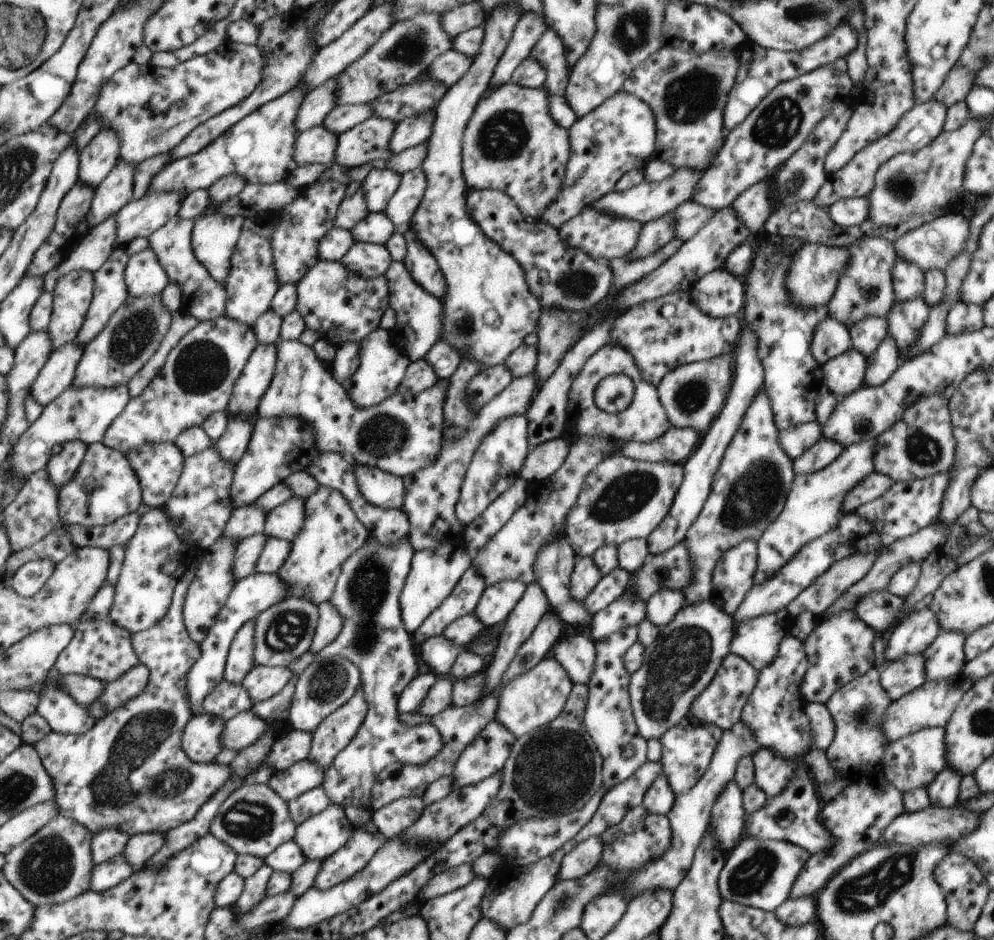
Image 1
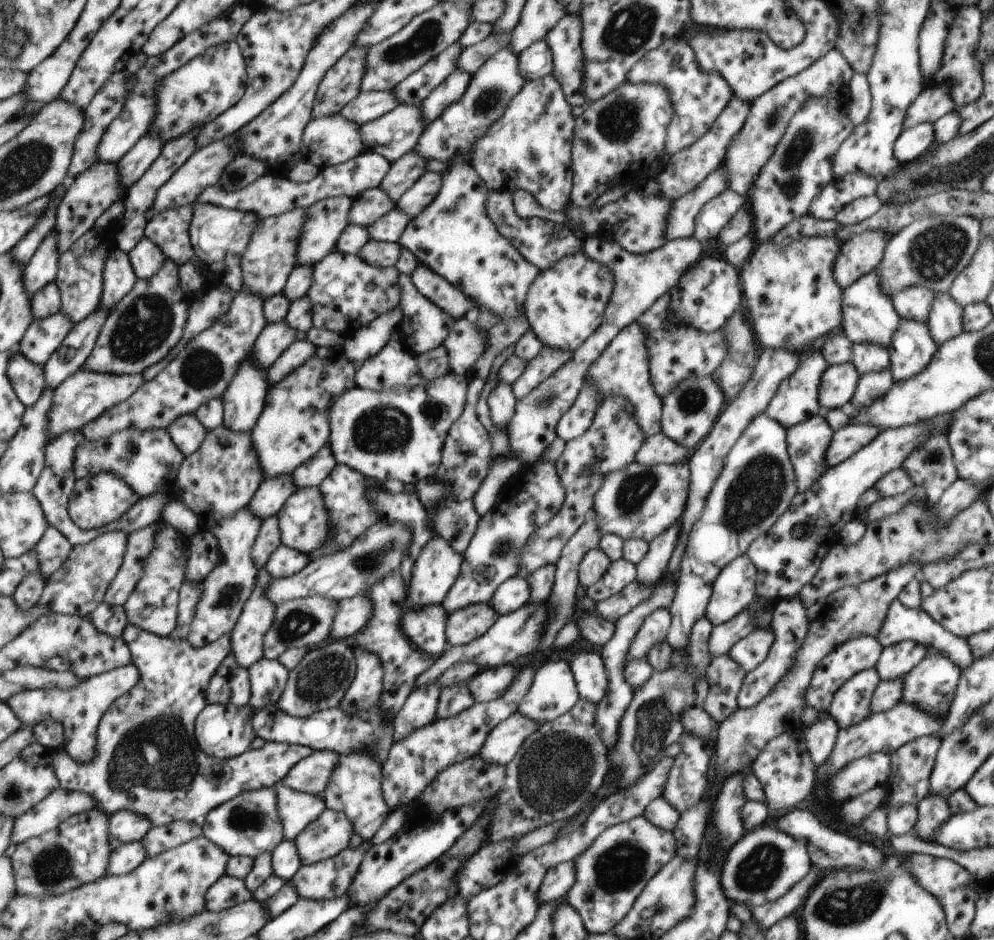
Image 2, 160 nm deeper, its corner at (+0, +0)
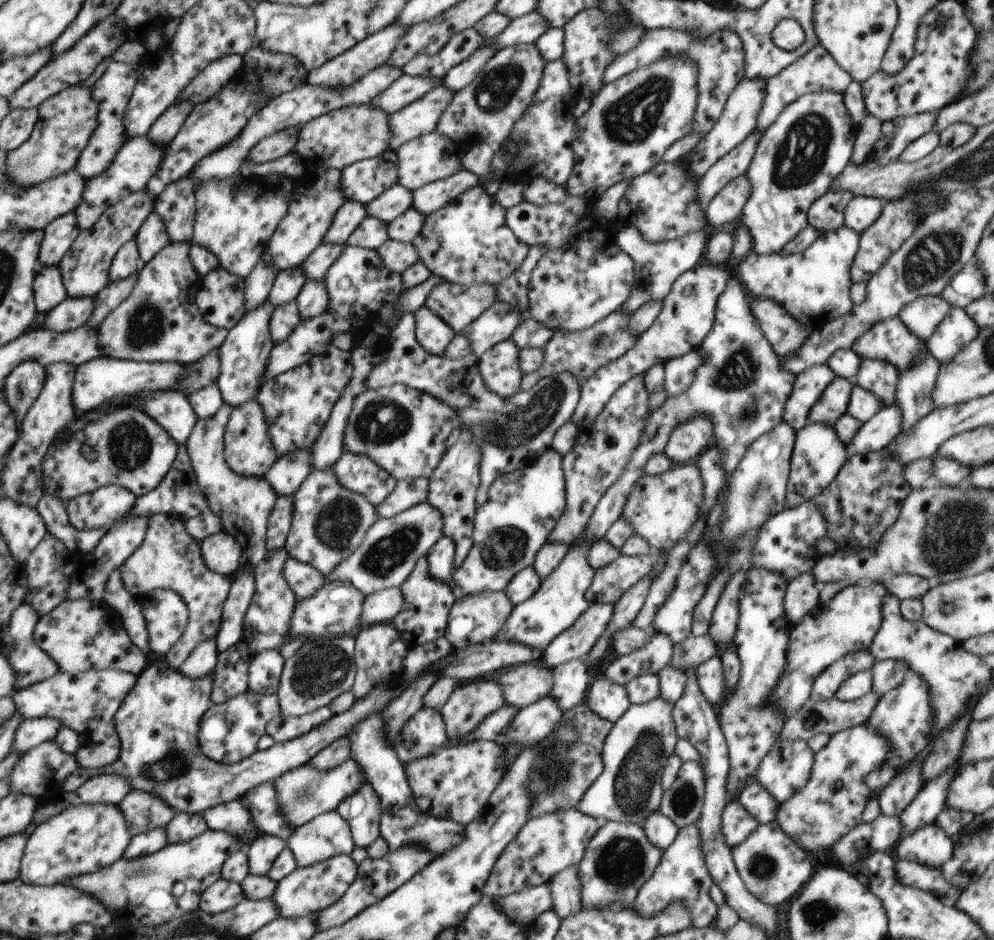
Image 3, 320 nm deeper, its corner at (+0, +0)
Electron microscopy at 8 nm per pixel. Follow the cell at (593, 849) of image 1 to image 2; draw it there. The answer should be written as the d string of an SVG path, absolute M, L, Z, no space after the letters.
M573 861L559 863L550 867L544 875L537 892L537 901L545 905L551 901L562 899L575 881L575 864Z

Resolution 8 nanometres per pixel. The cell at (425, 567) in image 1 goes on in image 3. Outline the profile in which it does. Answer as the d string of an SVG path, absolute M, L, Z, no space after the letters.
M442 536L435 542L426 554L424 560L429 566L429 573L439 581L450 582L454 572L455 542L449 536Z

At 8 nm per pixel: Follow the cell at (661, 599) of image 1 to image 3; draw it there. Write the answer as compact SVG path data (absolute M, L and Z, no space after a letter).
M654 631L645 647L627 655L619 655L608 668L602 670L602 674L611 683L623 687L640 675L658 675L673 658L674 645L665 634Z

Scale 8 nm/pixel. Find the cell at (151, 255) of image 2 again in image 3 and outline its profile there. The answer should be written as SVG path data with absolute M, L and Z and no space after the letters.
M154 211L145 218L136 233L135 240L141 265L152 260L160 252L160 249L171 241L162 217Z

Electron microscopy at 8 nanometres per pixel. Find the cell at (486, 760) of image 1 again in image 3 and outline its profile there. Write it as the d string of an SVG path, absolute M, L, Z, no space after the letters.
M541 698L518 710L504 733L522 743L523 750L527 749L550 736L561 722L563 713L555 698Z

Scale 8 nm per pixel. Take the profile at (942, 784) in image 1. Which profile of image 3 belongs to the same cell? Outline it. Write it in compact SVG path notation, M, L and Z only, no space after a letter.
M935 824L919 828L914 834L904 837L894 850L894 857L911 861L925 867L940 868L952 858L954 842L944 834L944 829Z

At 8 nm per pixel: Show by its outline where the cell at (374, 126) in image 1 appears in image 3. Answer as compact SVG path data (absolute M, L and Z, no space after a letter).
M442 84L422 98L392 113L389 127L393 134L390 150L398 150L406 141L436 130L440 117L453 101L455 92Z

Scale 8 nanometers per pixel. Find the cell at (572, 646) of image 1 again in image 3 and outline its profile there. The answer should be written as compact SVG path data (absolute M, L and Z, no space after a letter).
M599 672L586 692L586 706L600 718L614 724L631 705L625 687L611 683Z

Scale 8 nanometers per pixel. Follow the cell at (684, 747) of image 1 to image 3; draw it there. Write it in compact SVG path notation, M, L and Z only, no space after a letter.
M694 761L681 764L676 780L663 792L659 812L681 829L696 825L705 797L705 773Z

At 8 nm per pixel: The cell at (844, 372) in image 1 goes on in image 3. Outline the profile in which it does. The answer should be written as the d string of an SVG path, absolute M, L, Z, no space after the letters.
M835 377L819 401L811 408L808 415L809 422L834 427L836 421L847 413L851 390L855 383L856 381Z

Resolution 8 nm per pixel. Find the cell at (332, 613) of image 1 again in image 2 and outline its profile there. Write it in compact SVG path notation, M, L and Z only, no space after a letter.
M366 595L342 599L339 601L331 637L346 638L346 636L356 635L367 622L370 622L372 612L372 601L367 599Z

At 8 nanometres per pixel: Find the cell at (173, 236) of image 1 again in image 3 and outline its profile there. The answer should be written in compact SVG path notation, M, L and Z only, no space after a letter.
M188 173L165 186L154 202L153 211L162 217L171 241L192 244L196 188Z

